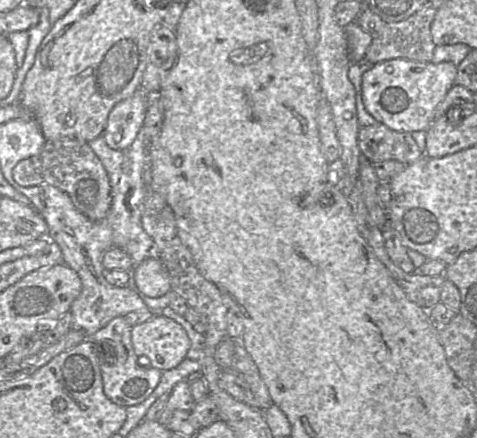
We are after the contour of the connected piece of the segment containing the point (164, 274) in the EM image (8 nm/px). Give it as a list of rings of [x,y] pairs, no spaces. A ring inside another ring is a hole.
[[[146,258],[135,270],[139,290],[151,298],[161,297],[172,291],[169,273],[160,258]]]

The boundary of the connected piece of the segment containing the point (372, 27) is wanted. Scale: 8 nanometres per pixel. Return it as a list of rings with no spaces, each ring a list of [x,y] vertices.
[[[364,7],[358,15],[356,23],[372,36],[372,43],[365,54],[365,59],[373,64],[396,58],[431,62],[436,48],[432,40],[431,25],[436,12],[437,9],[427,7],[402,21],[387,22],[369,7]]]

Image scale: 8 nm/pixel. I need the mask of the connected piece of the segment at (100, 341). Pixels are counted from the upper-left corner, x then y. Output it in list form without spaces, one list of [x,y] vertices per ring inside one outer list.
[[[118,316],[91,337],[97,346],[104,393],[112,402],[125,408],[145,401],[157,387],[162,375],[161,370],[138,364],[131,341],[131,329],[125,317]]]

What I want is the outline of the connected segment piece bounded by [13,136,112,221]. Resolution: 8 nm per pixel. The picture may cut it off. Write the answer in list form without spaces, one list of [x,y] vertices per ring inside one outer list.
[[[66,136],[46,141],[38,155],[24,159],[15,166],[13,177],[24,187],[49,184],[59,188],[92,221],[105,218],[111,207],[111,188],[105,167],[89,143],[75,137]]]

